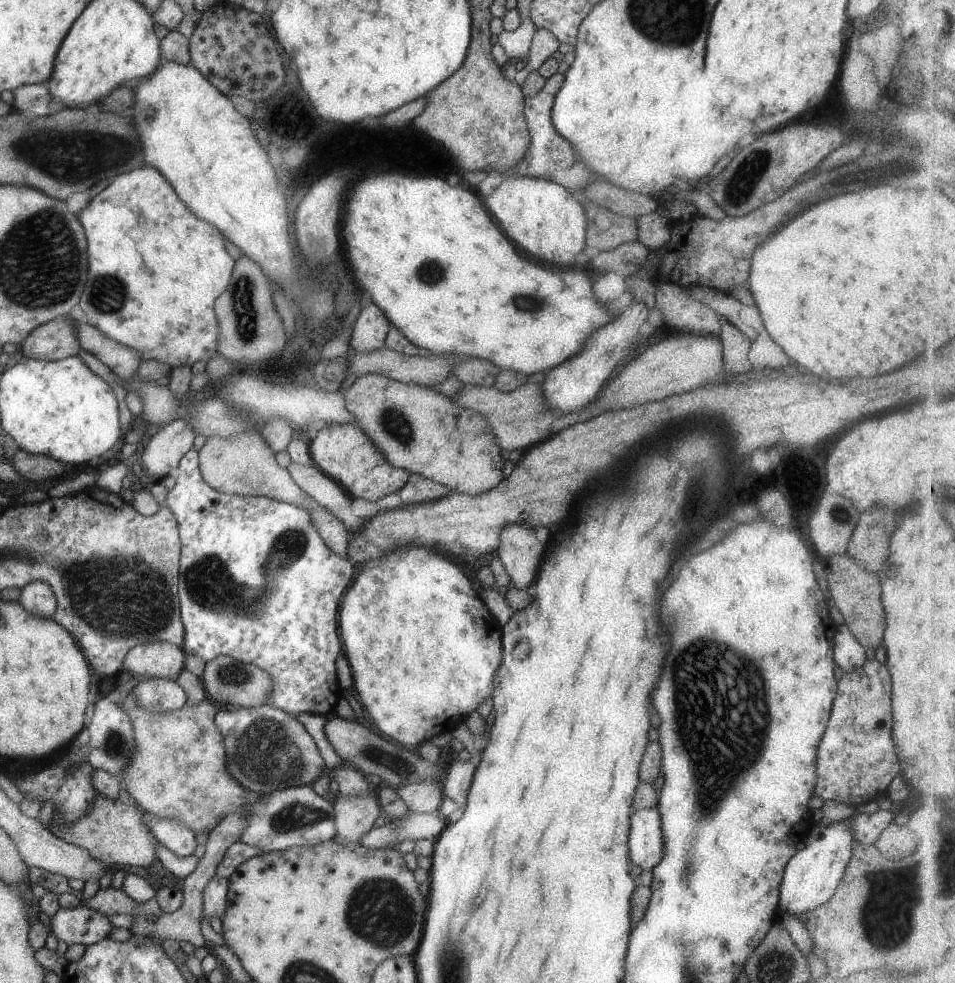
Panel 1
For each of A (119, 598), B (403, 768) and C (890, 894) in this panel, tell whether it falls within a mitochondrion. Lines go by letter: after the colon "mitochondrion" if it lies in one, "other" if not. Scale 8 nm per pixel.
A: mitochondrion
B: mitochondrion
C: mitochondrion

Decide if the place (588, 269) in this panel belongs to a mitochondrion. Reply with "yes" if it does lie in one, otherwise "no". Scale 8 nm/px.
no

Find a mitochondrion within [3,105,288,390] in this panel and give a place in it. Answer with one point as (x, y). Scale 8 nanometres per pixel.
(64, 163)

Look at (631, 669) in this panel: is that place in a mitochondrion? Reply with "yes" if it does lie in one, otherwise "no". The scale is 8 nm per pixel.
no

